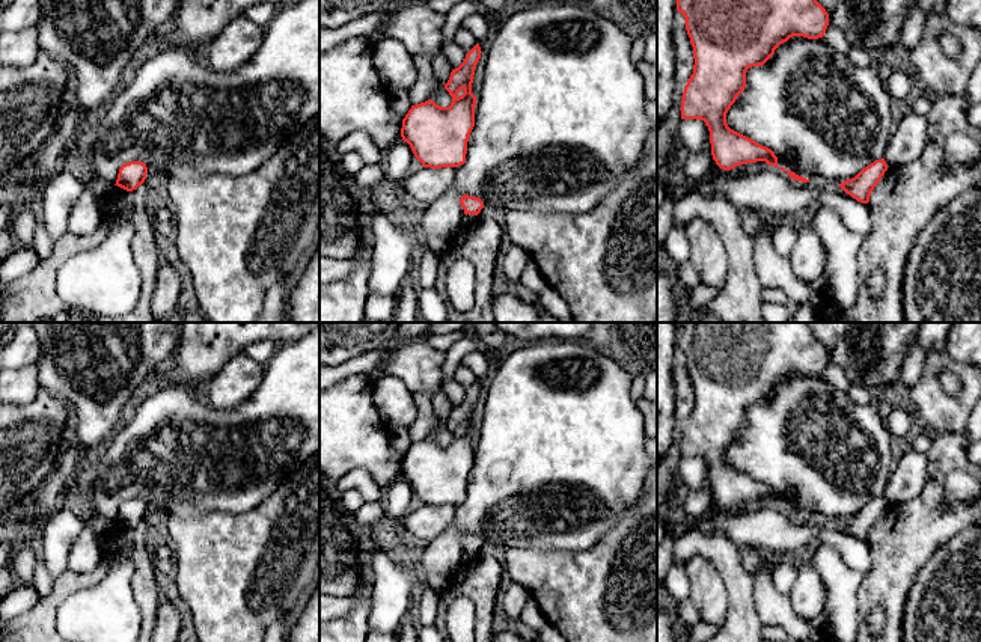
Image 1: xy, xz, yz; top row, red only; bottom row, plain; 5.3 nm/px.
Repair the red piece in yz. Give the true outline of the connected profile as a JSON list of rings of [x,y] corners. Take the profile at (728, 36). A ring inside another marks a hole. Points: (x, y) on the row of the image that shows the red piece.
[[[677,0],[693,47],[693,74],[684,86],[681,119],[701,119],[710,131],[711,155],[723,170],[766,161],[778,167],[775,152],[731,130],[726,113],[746,87],[746,71],[762,66],[793,36],[823,38],[829,14],[817,0]]]

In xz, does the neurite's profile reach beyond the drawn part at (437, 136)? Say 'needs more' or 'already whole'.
already whole

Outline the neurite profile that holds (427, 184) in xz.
[[[422,167],[405,178],[404,188],[405,193],[428,205],[452,185],[454,176],[455,167]]]

